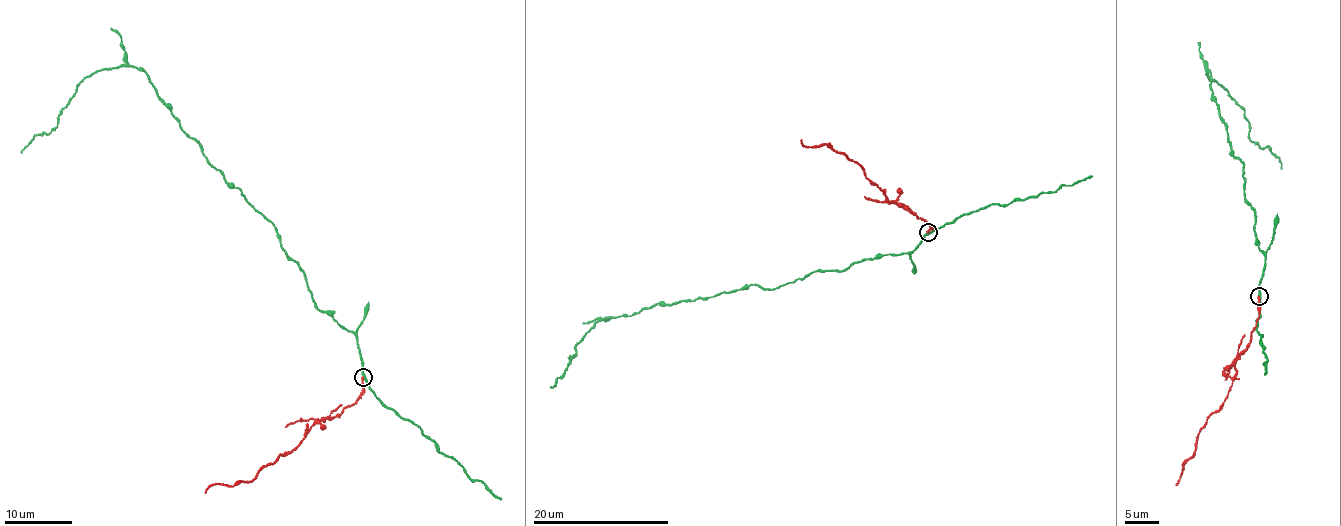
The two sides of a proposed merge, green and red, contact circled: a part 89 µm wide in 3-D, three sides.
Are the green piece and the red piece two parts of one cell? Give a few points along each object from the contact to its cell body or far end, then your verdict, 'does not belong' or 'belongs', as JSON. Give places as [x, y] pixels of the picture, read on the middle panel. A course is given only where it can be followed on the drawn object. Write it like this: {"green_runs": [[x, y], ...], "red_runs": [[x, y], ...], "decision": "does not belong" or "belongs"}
{"green_runs": [[928, 232], [911, 252], [601, 319], [551, 387]], "red_runs": [[928, 232], [932, 227], [871, 185], [863, 169], [853, 160], [826, 145], [806, 146], [801, 139]], "decision": "does not belong"}

